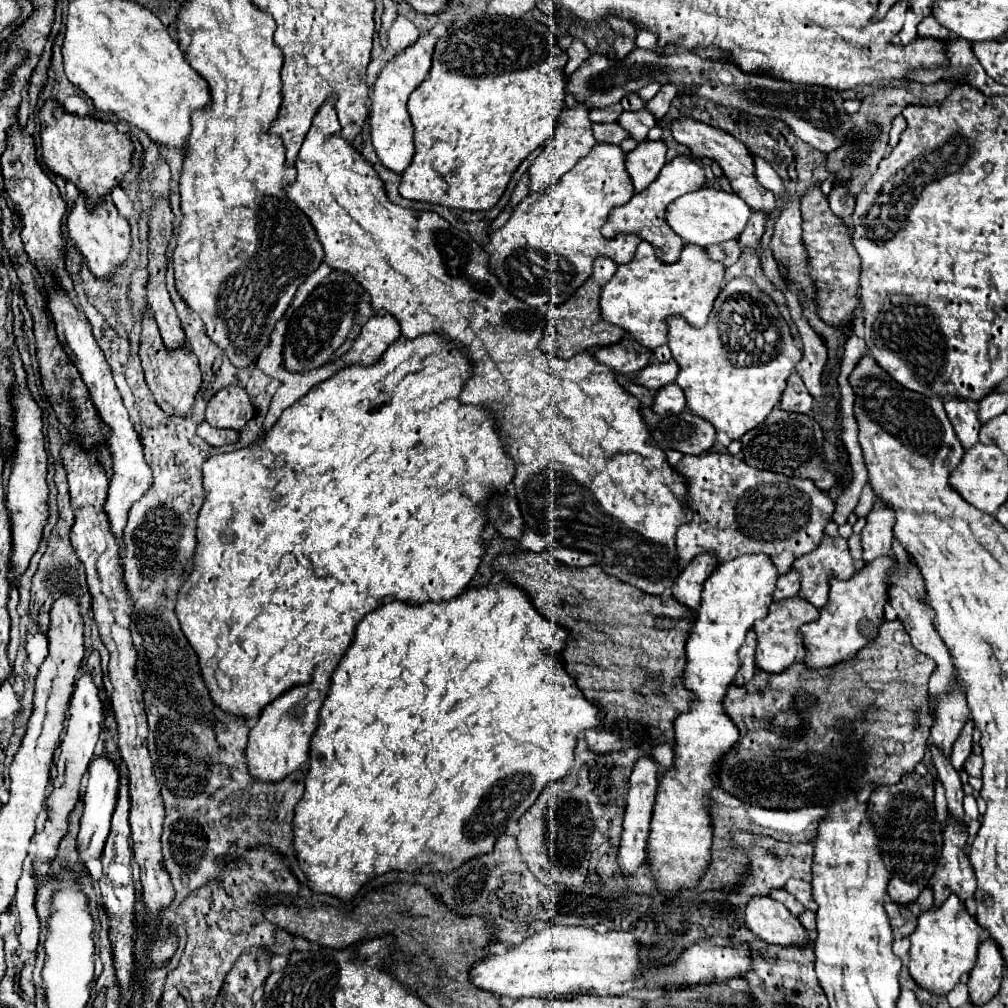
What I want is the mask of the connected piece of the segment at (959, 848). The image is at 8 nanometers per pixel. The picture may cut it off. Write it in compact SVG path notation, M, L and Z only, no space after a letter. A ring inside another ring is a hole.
M948 817L940 865L928 881L928 887L934 891L934 907L940 907L950 895L956 895L962 903L966 903L976 891L976 877L968 855L964 853L966 839L966 829L960 829L960 825Z

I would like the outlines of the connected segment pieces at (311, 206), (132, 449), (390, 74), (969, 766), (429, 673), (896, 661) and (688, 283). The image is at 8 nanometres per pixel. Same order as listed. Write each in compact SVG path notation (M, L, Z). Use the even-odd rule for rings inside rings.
M336 95L328 97L322 107L318 109L318 113L312 119L312 127L304 137L304 143L300 147L298 159L296 159L296 181L284 187L284 193L290 201L296 203L296 207L310 219L318 241L324 247L324 263L330 265L336 271L348 273L354 277L356 283L360 283L370 299L372 299L372 309L374 313L388 313L392 315L398 323L400 323L400 333L406 339L416 339L420 335L428 335L428 333L440 333L444 337L448 337L454 343L460 343L460 347L468 353L470 363L472 363L472 377L468 377L468 381L464 383L464 389L460 391L458 399L464 405L486 405L488 409L494 409L494 413L498 415L498 435L500 441L504 443L506 455L516 463L516 471L514 471L514 487L516 487L516 497L526 521L526 527L534 533L538 533L544 541L546 547L554 553L554 557L570 567L588 567L588 565L598 565L602 567L608 575L618 577L624 583L630 583L638 589L642 589L644 593L650 595L658 595L658 597L668 597L670 595L670 587L674 583L674 579L678 577L680 569L678 569L678 557L676 557L676 529L684 523L690 521L690 509L686 505L686 485L684 479L680 475L674 473L674 469L666 463L666 453L660 453L660 449L648 445L648 427L642 421L642 415L638 411L640 403L638 399L634 399L628 391L624 391L618 381L614 371L608 365L598 363L590 353L578 353L576 357L562 361L556 359L548 353L544 353L540 349L540 341L544 337L544 329L548 327L548 321L544 317L544 313L548 311L546 307L530 307L524 305L524 301L516 301L510 293L506 293L504 289L500 289L500 281L496 281L496 275L490 273L488 269L488 255L484 253L484 249L466 233L450 227L442 217L438 217L436 213L430 211L410 211L404 207L398 207L394 203L388 201L386 193L384 193L384 183L378 177L378 173L372 169L372 165L346 141L340 137L340 123L334 111L334 103L336 103Z
M48 285L48 295L50 295L48 307L50 307L52 319L56 323L58 341L62 345L62 349L66 351L66 355L76 365L76 369L80 371L100 419L104 421L104 425L110 427L110 437L106 439L106 447L108 447L112 465L110 465L110 473L108 473L110 475L110 487L108 487L108 497L106 497L106 503L104 503L104 513L108 517L112 533L116 535L116 539L120 539L122 533L124 533L124 527L126 527L128 509L132 507L134 501L138 501L152 487L152 471L144 461L140 437L134 431L134 425L128 417L128 411L122 403L122 397L120 397L120 393L114 385L112 371L110 371L108 363L102 355L102 349L98 347L98 343L92 337L92 329L90 329L88 321L80 321L80 313L74 307L74 303L70 301L68 293L56 293L56 289L52 289L52 285Z
M422 35L412 47L404 49L392 61L388 61L374 83L374 95L370 107L372 145L382 165L394 173L402 173L410 165L410 159L414 157L414 129L406 111L406 101L410 93L428 77L434 45L436 45L434 35Z
M970 753L970 757L964 763L964 771L972 777L982 777L982 757Z
M504 581L496 587L468 589L450 601L414 607L396 601L368 613L356 627L354 641L330 677L330 689L310 743L310 763L304 779L306 793L296 803L294 811L294 851L300 869L308 877L308 887L314 893L328 893L348 903L366 881L388 871L448 875L466 861L490 853L496 839L506 831L506 825L518 821L548 783L562 779L568 773L574 763L576 735L598 725L596 707L584 699L580 689L576 689L576 681L564 671L562 661L556 661L546 653L564 649L566 637L562 627L552 625L552 621L540 617L540 613L528 605L528 597L524 597L520 589L504 585Z
M896 619L884 621L878 637L850 661L826 669L808 669L804 663L794 663L786 671L774 675L756 671L754 679L744 687L730 685L724 697L724 711L738 727L740 739L720 761L720 787L742 803L756 803L770 809L798 809L804 805L824 805L830 801L830 795L844 795L848 789L858 791L866 783L892 785L900 781L902 775L916 769L926 753L928 731L934 721L934 705L928 701L928 677L934 669L936 663L914 649L902 621ZM798 689L816 697L816 703L806 713L810 721L806 735L792 741L770 725L770 717L788 711Z
M642 241L634 259L626 265L618 265L614 277L602 287L600 317L606 323L624 329L626 335L640 343L646 351L654 351L666 345L666 317L678 315L692 327L706 325L712 303L720 293L722 279L724 265L708 261L702 247L686 245L678 263L664 265L654 255L652 245Z

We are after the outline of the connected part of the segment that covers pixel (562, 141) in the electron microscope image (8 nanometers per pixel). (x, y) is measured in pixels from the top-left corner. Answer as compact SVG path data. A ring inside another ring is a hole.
M580 105L572 107L572 109L564 109L560 113L560 119L558 119L558 125L556 125L556 133L554 133L554 149L544 149L536 159L534 163L530 165L528 169L528 177L530 177L530 195L536 193L536 191L542 191L542 189L548 189L550 185L558 183L560 177L570 171L578 159L586 157L592 147L596 145L596 139L592 135L592 123L588 119L588 111L586 109L580 109Z

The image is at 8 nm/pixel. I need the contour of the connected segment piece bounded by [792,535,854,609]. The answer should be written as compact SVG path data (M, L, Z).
M828 535L822 537L820 545L814 551L810 551L806 555L800 555L792 563L792 569L800 573L800 591L798 591L798 597L806 599L816 609L822 609L826 605L826 601L828 601L828 591L830 591L828 579L830 577L846 581L846 579L850 579L854 575L854 565L852 565L852 557L850 557L846 539L842 539L842 537L828 537Z

